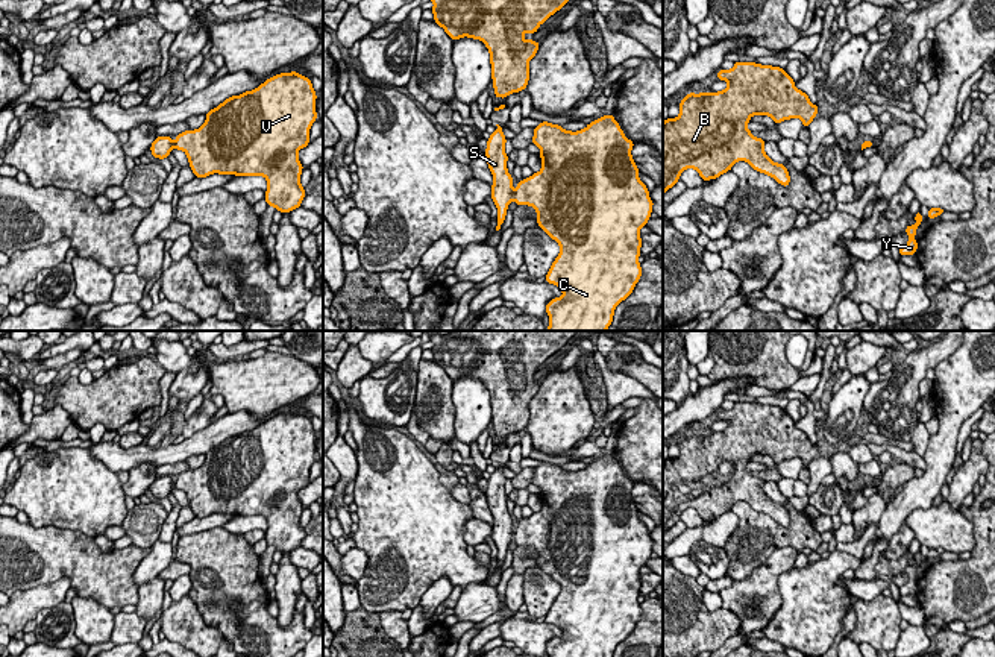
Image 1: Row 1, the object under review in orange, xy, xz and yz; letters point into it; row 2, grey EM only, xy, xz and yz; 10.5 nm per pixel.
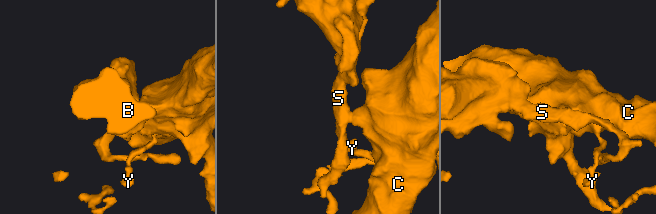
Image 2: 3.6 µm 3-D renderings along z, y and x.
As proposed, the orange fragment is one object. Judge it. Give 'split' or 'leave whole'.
split

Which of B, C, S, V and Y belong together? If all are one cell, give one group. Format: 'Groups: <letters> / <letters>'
Groups: B S / C V Y

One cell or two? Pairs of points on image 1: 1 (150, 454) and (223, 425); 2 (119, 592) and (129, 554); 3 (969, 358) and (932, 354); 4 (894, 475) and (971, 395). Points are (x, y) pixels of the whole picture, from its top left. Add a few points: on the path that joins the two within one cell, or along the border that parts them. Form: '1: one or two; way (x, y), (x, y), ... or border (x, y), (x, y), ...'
1: one; way (169, 454), (181, 452), (205, 440)
2: one; way (119, 583), (119, 568), (123, 563)
3: two; border (959, 346), (933, 367)
4: two; border (915, 477), (903, 484)

